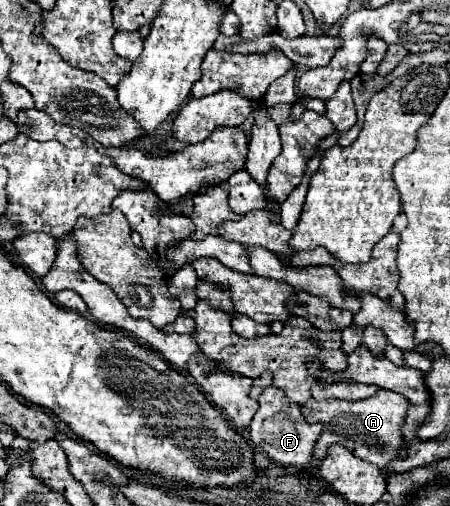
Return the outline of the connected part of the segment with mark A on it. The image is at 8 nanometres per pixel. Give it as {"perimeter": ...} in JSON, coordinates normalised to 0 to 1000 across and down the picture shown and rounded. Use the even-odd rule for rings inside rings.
{"perimeter":[[[849,771],[827,787],[769,794],[769,791],[716,791],[716,794],[680,794],[671,802],[671,818],[684,834],[716,834],[720,850],[702,874],[698,901],[720,905],[733,877],[756,877],[773,885],[787,901],[818,909],[822,917],[858,929],[871,909],[898,905],[907,897],[907,874],[893,862],[893,842],[907,818],[911,794],[907,787],[876,779],[871,771]]]}

